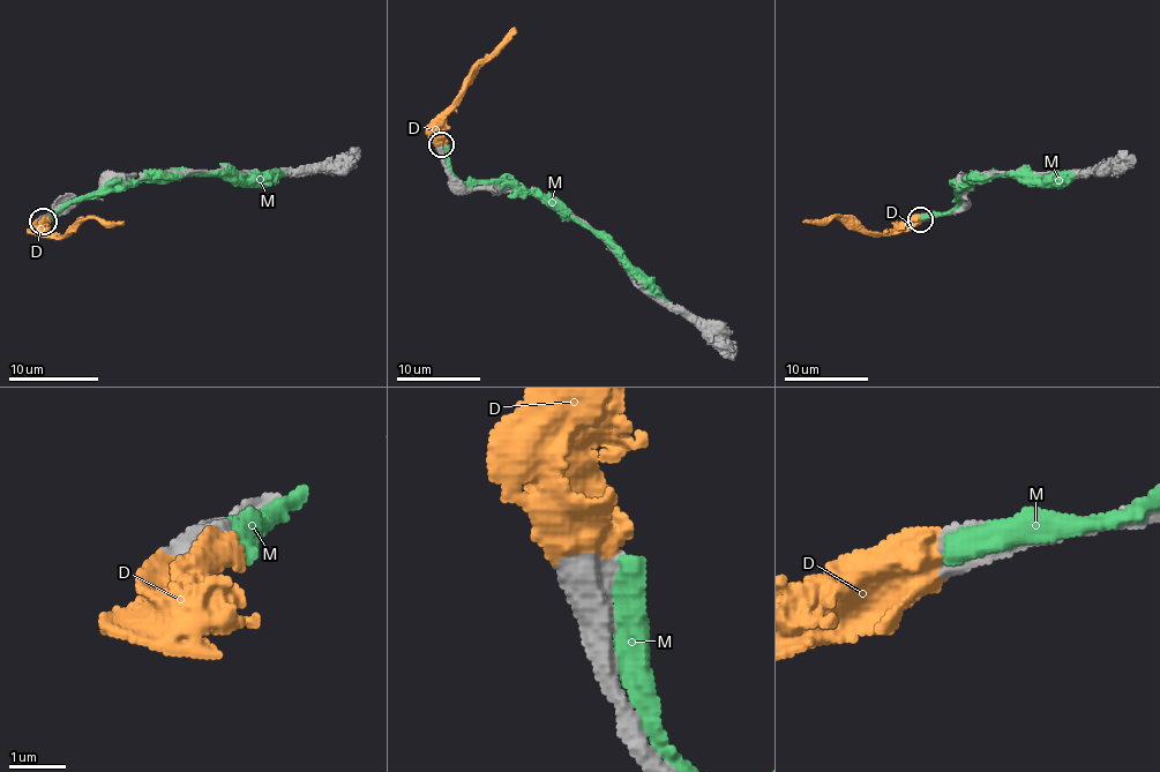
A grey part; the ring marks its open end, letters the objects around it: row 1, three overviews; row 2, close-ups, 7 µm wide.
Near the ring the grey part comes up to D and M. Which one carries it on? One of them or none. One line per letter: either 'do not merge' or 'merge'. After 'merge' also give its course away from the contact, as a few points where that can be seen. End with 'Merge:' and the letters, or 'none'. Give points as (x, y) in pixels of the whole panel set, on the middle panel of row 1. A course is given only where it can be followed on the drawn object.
D: merge | via (441, 144), (441, 120), (466, 76), (515, 28)
M: do not merge
Merge: D

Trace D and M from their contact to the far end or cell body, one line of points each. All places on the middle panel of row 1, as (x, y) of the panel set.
D: (441, 144), (441, 120), (466, 76), (515, 28)
M: (446, 157), (449, 170), (464, 182), (513, 182), (531, 193), (552, 195), (667, 301)

